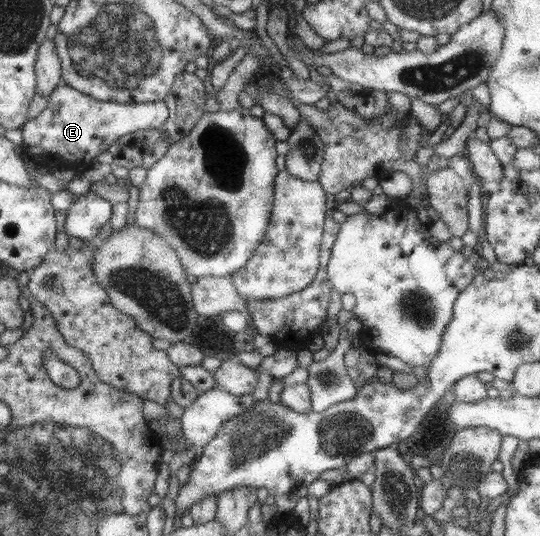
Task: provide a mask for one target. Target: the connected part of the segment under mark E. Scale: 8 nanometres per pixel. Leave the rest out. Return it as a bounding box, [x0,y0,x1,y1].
[20,82,168,170]

